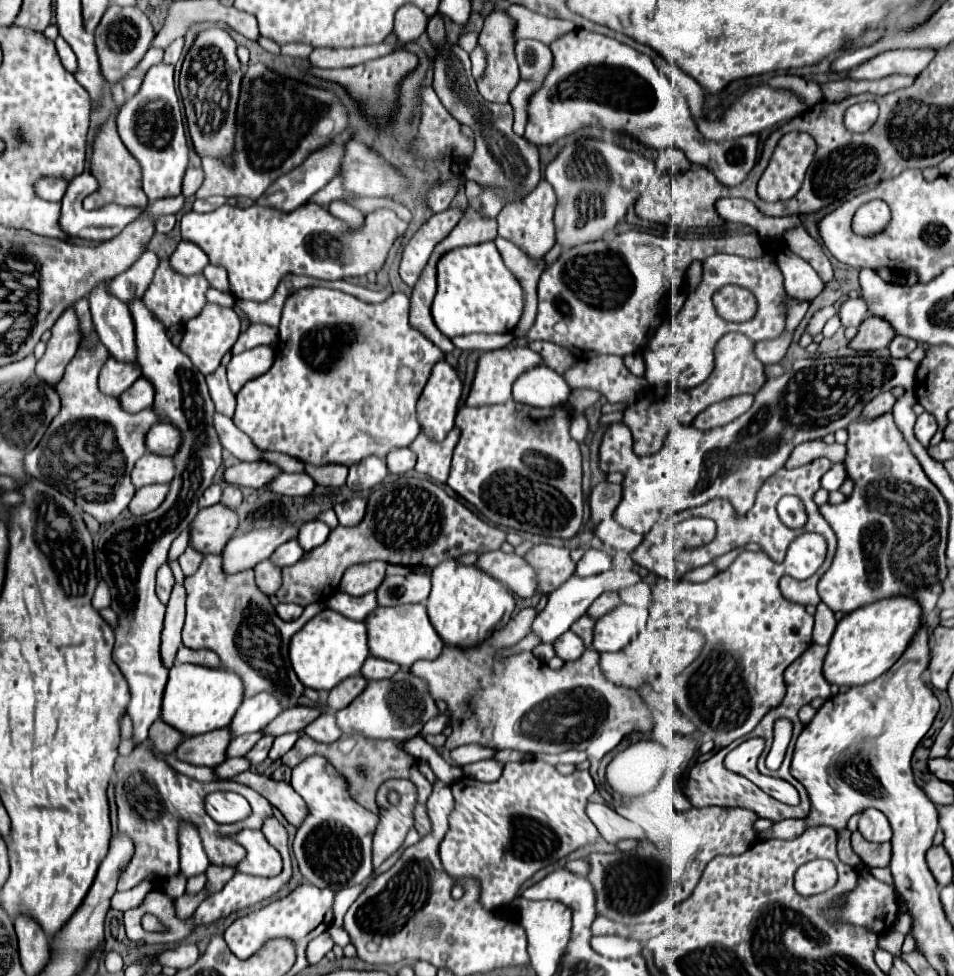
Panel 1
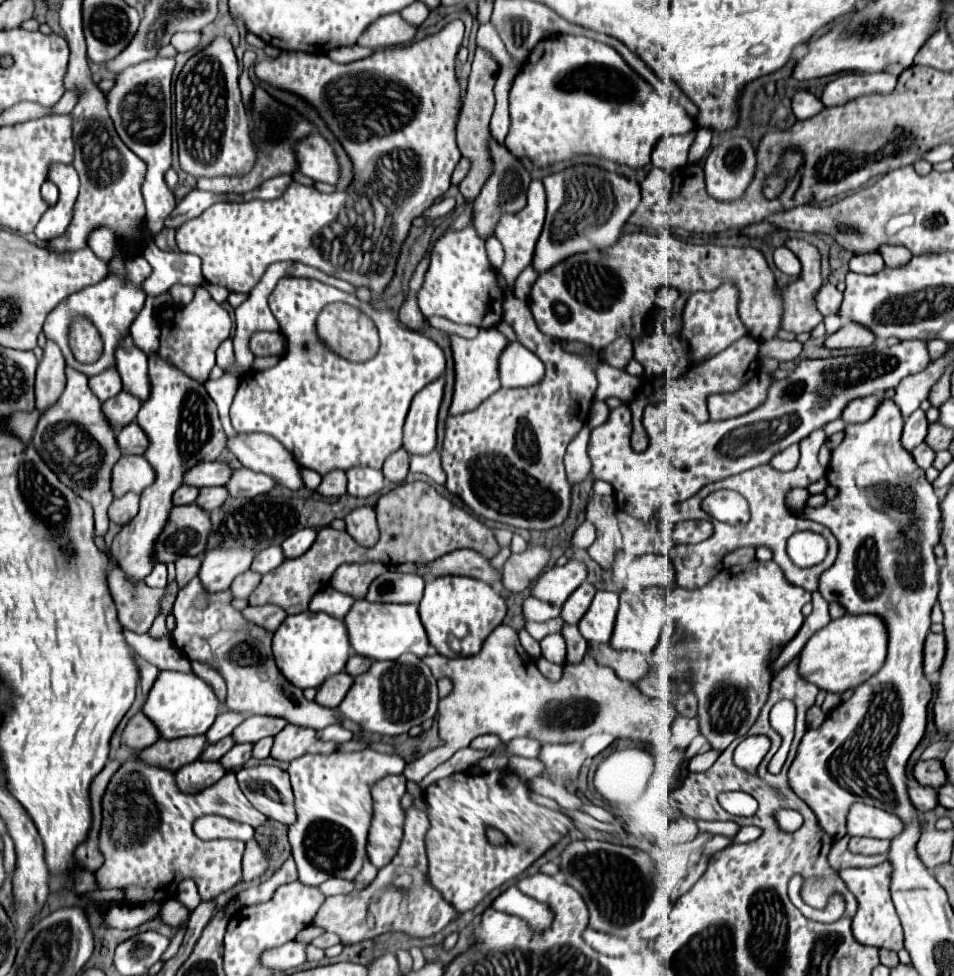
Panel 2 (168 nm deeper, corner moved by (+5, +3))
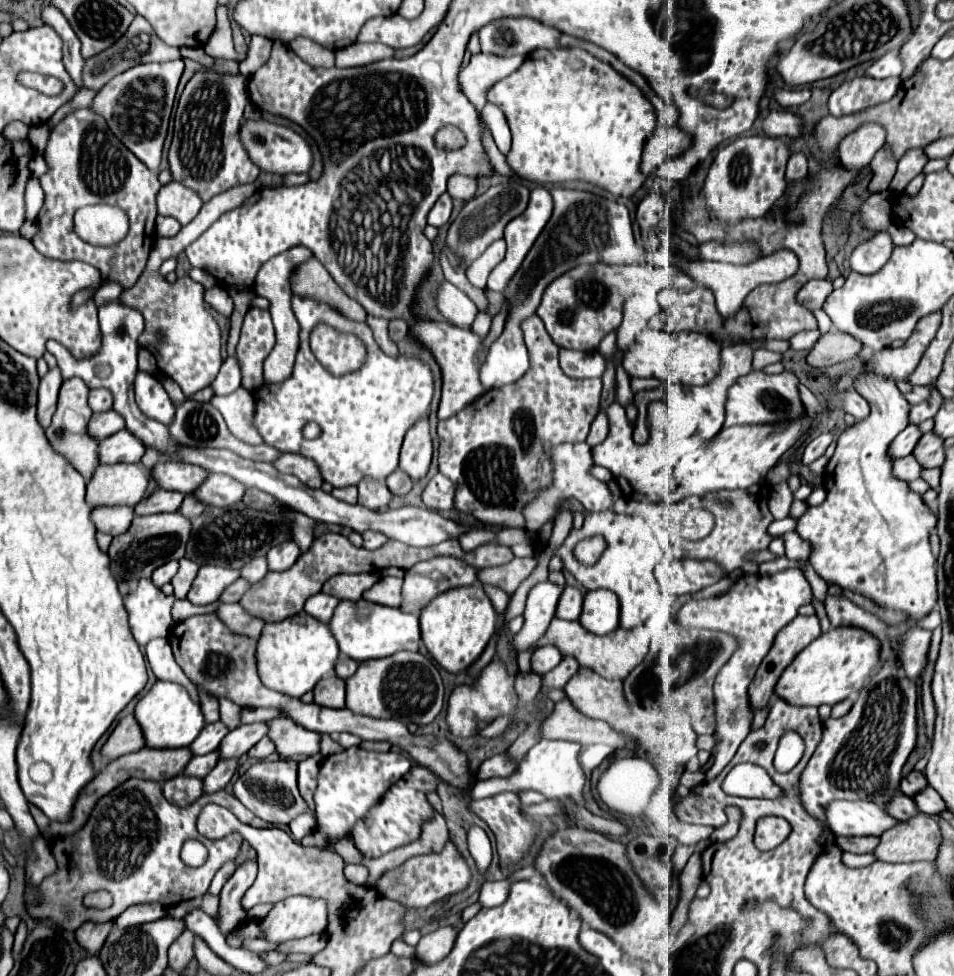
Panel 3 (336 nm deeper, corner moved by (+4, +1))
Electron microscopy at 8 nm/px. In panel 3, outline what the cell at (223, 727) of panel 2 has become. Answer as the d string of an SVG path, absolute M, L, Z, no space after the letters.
M222 722L206 724L206 728L202 728L202 736L198 736L198 740L194 740L194 744L190 744L190 752L194 756L214 752L214 750L218 750L218 746L226 734L228 734L228 728Z

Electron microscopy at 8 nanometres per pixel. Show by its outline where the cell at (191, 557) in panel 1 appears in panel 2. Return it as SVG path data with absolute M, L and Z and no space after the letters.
M181 556L177 562L177 582L179 582L179 588L185 586L193 576L197 576L199 568L201 568L201 558L193 558L193 556Z

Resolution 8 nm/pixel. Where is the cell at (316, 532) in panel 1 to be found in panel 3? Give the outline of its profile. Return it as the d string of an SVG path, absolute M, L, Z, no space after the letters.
M284 542L280 546L274 546L270 548L270 552L266 554L266 560L268 560L268 568L274 570L274 572L280 572L280 570L288 570L296 558L300 556L300 550L294 542Z

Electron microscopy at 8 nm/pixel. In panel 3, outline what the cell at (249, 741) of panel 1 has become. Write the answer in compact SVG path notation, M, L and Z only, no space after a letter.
M212 752L212 754L204 754L204 756L194 756L190 762L188 762L188 766L186 766L186 770L184 770L184 774L188 774L188 776L194 776L194 778L204 778L204 776L208 776L208 772L216 766L216 762L218 762L218 752Z

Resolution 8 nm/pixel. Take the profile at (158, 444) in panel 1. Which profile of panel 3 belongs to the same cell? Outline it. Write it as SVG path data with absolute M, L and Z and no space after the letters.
M128 430L116 432L114 436L108 436L98 442L100 446L100 464L118 464L118 462L140 462L140 456L144 454L144 444L132 436Z

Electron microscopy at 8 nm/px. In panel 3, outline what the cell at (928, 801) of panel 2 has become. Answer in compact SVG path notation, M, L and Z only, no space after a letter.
M894 794L890 804L886 804L884 808L886 808L886 812L890 812L890 816L894 816L894 820L900 820L900 822L912 818L918 812L914 800L904 794Z

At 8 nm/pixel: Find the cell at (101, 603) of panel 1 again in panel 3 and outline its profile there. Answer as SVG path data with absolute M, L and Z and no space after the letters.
M140 580L138 590L124 598L130 614L130 628L140 646L168 634L172 626L170 610L174 600L176 596L164 596L150 580Z

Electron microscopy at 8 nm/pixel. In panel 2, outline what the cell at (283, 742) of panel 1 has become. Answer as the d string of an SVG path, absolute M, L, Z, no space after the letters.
M271 736L259 740L259 742L253 746L253 758L255 758L255 760L265 760L265 758L269 758L271 746L273 746L273 738L271 738Z

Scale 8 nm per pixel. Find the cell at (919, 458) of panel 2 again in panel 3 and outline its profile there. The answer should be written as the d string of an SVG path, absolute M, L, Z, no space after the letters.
M906 456L906 458L900 458L900 460L894 460L892 464L892 470L894 470L894 478L898 480L916 480L920 476L920 464L914 460L914 456Z

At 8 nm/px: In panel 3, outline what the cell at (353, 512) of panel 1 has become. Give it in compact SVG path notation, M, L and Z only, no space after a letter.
M372 530L364 532L362 538L364 538L364 548L366 548L366 550L378 550L378 548L388 540L388 536L384 536L384 534L380 534L380 532L372 532Z

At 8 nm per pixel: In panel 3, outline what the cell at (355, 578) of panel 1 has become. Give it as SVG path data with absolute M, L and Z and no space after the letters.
M338 574L332 576L322 590L330 596L338 596L340 600L356 602L362 598L364 590L376 584L376 580L378 580L376 574Z

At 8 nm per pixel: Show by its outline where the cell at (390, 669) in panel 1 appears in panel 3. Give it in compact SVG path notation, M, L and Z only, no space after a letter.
M340 656L338 658L338 664L334 666L334 672L336 672L338 678L346 680L346 678L350 678L356 672L356 668L358 668L358 662L356 660L352 660L348 656Z

